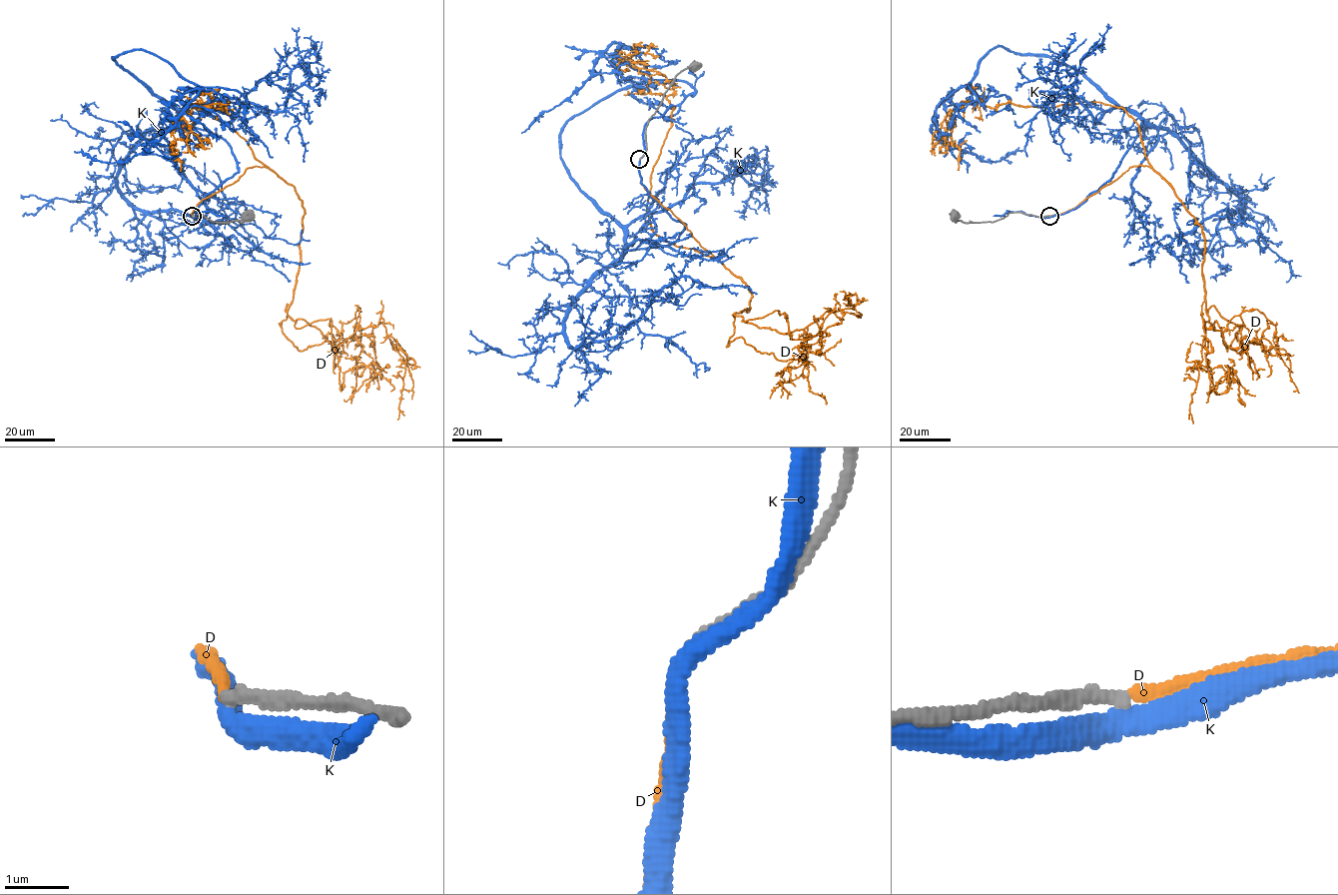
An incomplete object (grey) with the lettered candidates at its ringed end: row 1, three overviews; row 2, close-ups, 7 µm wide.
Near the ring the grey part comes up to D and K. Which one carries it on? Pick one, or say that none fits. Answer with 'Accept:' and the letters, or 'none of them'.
Accept: D

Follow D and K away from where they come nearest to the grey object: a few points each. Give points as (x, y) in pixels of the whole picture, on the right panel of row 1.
D: (1049, 216), (1133, 166), (1166, 182), (1201, 228), (1212, 387), (1224, 394), (1233, 369), (1226, 366), (1244, 403)
K: (1049, 216), (1110, 179), (1141, 120), (1080, 71), (997, 46), (938, 106), (931, 131), (983, 161), (1022, 150)

